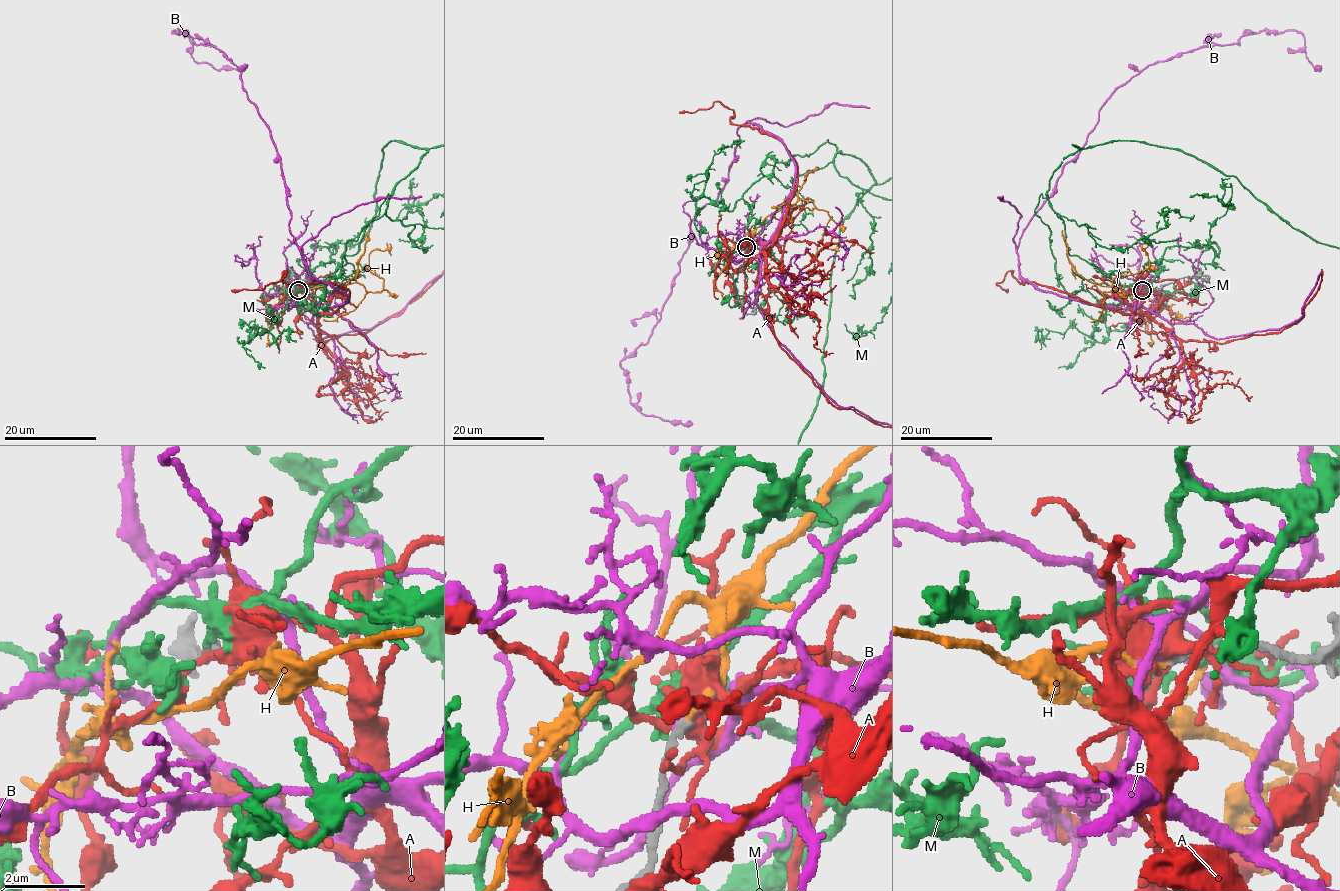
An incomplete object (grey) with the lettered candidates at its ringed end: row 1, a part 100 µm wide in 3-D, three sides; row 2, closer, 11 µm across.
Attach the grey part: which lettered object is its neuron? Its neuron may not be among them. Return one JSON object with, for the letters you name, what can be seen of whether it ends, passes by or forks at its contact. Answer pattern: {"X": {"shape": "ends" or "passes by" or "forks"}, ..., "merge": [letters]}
{"H": {"shape": "ends"}, "merge": ["H"]}

